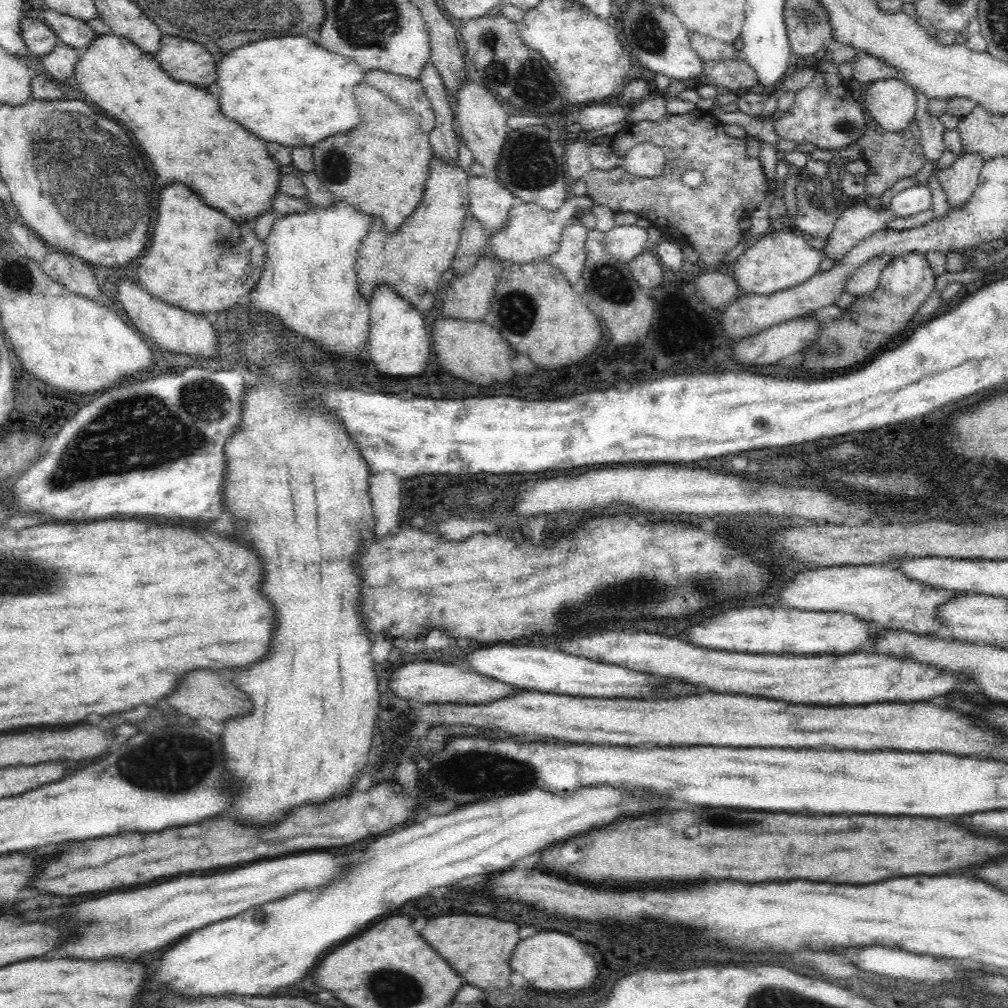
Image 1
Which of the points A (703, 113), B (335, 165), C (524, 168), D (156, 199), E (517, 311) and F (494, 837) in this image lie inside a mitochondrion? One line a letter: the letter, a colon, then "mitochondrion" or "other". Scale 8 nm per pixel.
A: other
B: mitochondrion
C: mitochondrion
D: mitochondrion
E: mitochondrion
F: other

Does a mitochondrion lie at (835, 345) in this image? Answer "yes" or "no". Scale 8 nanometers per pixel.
yes

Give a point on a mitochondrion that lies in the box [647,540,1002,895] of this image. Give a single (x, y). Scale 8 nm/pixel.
(742, 823)

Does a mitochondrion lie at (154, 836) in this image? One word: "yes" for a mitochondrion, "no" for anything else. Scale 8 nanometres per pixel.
no

